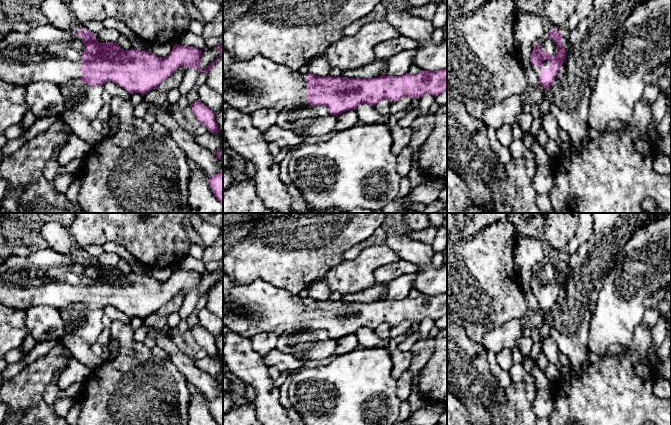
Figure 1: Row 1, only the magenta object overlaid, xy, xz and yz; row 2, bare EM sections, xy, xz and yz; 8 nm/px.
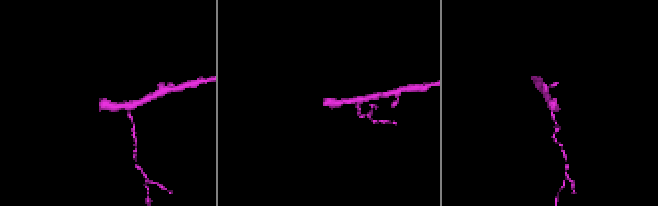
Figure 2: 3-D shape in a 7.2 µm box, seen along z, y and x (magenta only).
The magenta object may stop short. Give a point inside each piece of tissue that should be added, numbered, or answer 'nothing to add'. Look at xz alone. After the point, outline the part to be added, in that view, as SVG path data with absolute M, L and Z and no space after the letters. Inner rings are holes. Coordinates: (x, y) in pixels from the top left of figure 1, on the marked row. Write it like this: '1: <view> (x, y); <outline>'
1: xz (248, 84); M223 46L223 101L244 114L258 109L275 108L279 113L286 107L306 104L306 74L292 70L257 55L251 59L236 59Z

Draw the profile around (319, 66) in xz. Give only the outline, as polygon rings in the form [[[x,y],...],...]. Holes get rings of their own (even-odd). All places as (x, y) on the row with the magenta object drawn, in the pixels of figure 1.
[[[324,54],[311,60],[307,65],[309,73],[321,77],[328,76],[330,70],[332,69],[327,57]]]

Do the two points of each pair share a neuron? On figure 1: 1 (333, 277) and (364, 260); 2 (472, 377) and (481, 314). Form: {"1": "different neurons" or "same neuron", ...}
{"1": "same neuron", "2": "different neurons"}

